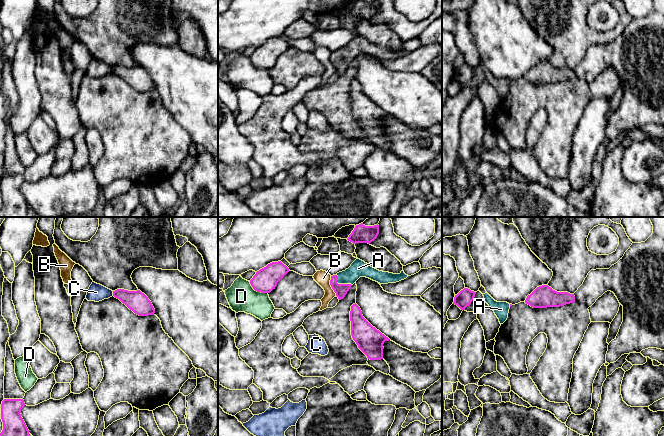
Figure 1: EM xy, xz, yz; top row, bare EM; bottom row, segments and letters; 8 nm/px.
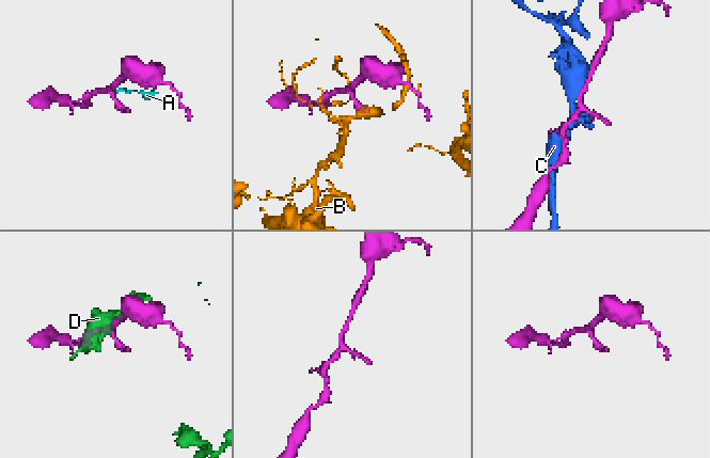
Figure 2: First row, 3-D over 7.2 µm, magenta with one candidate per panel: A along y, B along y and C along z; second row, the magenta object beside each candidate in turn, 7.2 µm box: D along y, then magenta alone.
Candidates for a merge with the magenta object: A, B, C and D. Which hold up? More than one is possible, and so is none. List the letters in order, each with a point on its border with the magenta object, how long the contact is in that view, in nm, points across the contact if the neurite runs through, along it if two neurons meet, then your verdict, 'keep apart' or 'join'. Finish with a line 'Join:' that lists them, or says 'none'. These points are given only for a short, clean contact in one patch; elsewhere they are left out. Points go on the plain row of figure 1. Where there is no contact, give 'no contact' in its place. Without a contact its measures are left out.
A: xz (340, 60) | 160 nm | across xz (341, 66), (340, 60), (358, 44) | join
B: xz (331, 62) | 170 nm | keep apart
C: xy (113, 69) | 40 nm | along xy (112, 67), (113, 71) | keep apart
D: xz (257, 67) | 180 nm | keep apart
Join: A

